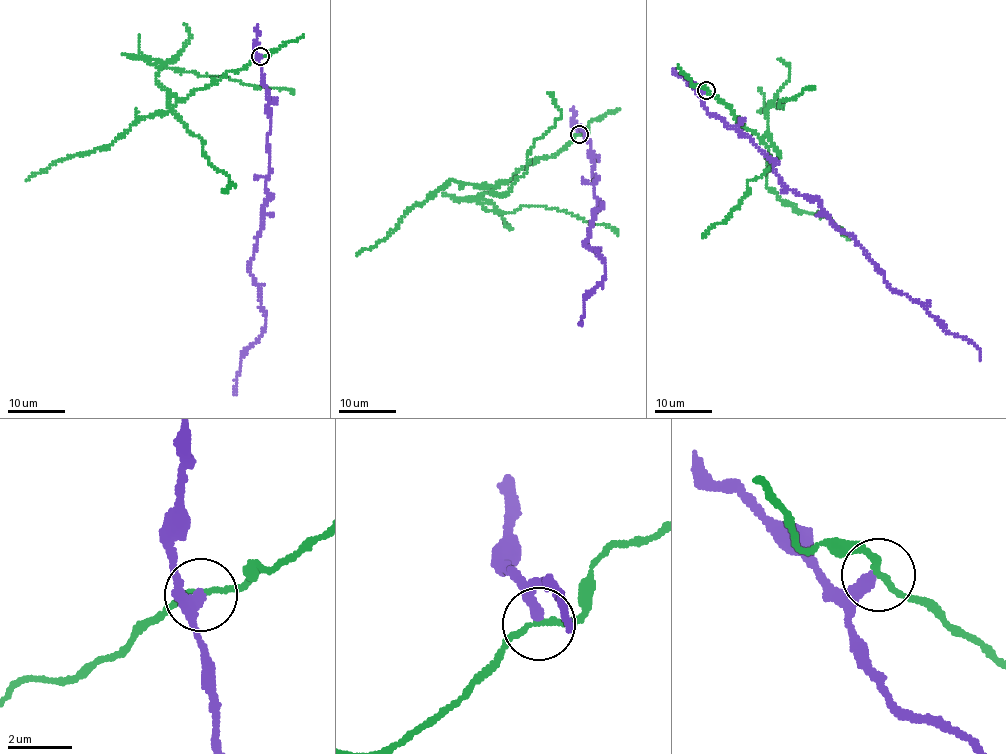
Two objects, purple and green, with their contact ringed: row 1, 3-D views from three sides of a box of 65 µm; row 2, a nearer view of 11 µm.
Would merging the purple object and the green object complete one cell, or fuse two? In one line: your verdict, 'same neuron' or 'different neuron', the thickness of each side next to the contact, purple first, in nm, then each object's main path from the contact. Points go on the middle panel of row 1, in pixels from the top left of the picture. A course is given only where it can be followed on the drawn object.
different neuron; 360 nm thick on the purple side, 160 nm on the other; purple runs (579, 133), (580, 126), (597, 177), (598, 207), (585, 246), (604, 261), (605, 280), (584, 296), (580, 323); green runs (579, 134), (479, 197), (466, 198), (495, 212), (526, 205), (562, 210), (608, 225), (618, 234)

